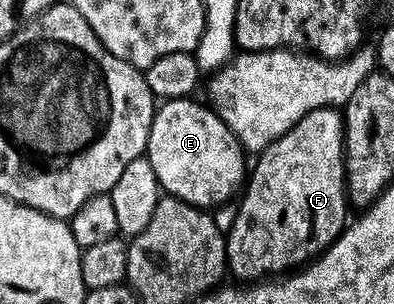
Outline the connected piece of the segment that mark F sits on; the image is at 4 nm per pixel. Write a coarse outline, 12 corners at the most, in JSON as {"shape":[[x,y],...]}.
{"shape":[[343,113],[304,114],[257,153],[225,233],[262,282],[348,223]]}

